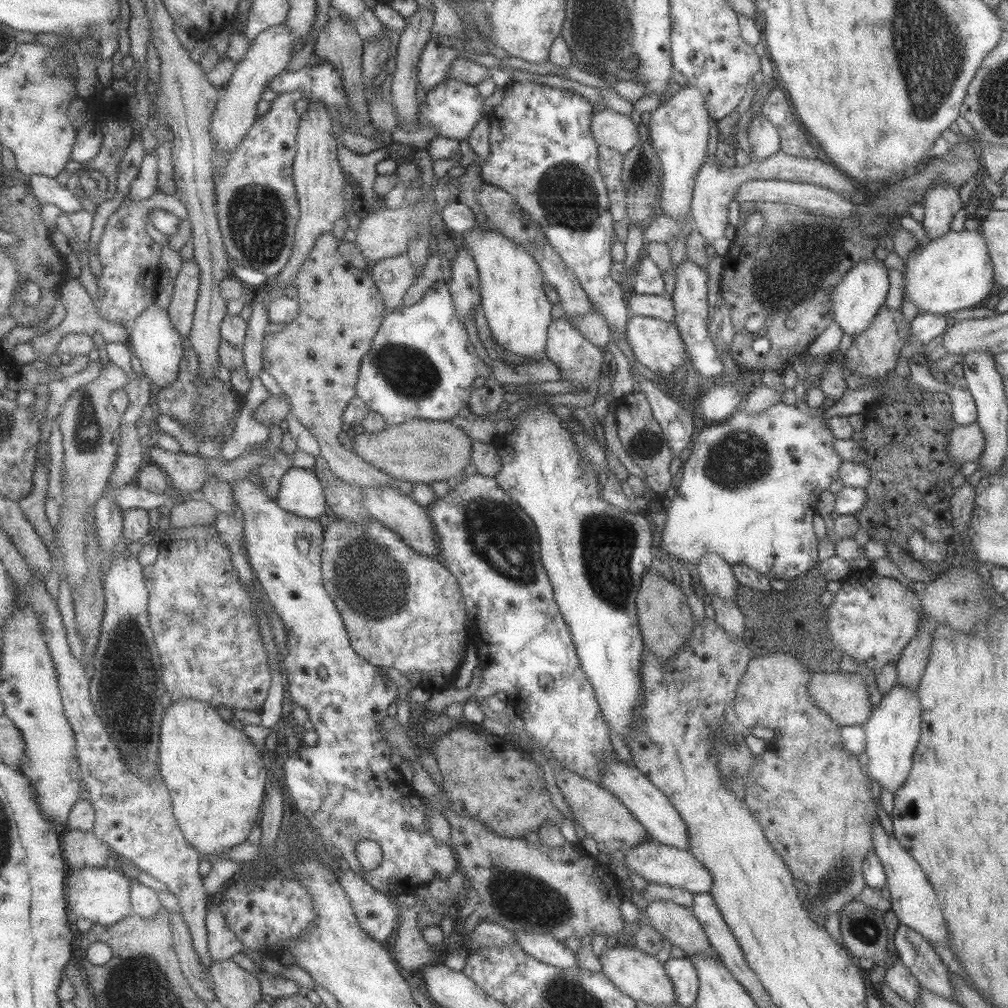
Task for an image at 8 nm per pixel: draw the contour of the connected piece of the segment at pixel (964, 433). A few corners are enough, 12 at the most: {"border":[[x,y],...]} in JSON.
{"border":[[978,423],[956,425],[948,436],[954,461],[974,462],[986,437]]}

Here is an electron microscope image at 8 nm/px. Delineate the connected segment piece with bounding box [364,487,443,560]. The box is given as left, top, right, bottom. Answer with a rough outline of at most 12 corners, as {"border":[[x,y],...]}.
{"border":[[369,488],[374,519],[420,553],[443,560],[429,507],[411,494]]}

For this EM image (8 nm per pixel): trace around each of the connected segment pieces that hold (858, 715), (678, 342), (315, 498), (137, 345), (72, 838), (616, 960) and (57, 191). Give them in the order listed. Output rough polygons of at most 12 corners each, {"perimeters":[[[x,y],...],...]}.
{"perimeters":[[[814,670],[807,692],[840,726],[864,726],[870,697],[859,675]],[[634,315],[626,341],[669,377],[691,359],[674,322]],[[300,467],[286,474],[277,502],[319,519],[328,510],[322,479]],[[157,302],[131,327],[144,374],[164,389],[187,350]],[[70,829],[63,842],[71,869],[107,867],[116,856],[95,831]],[[634,946],[604,947],[602,972],[650,1006],[676,1005],[663,962]],[[56,178],[30,180],[41,204],[66,214],[84,211],[81,198]]]}

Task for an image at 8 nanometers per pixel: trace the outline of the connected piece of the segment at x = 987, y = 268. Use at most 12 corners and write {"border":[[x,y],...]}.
{"border":[[980,229],[950,230],[905,262],[904,301],[946,316],[997,290]]}

